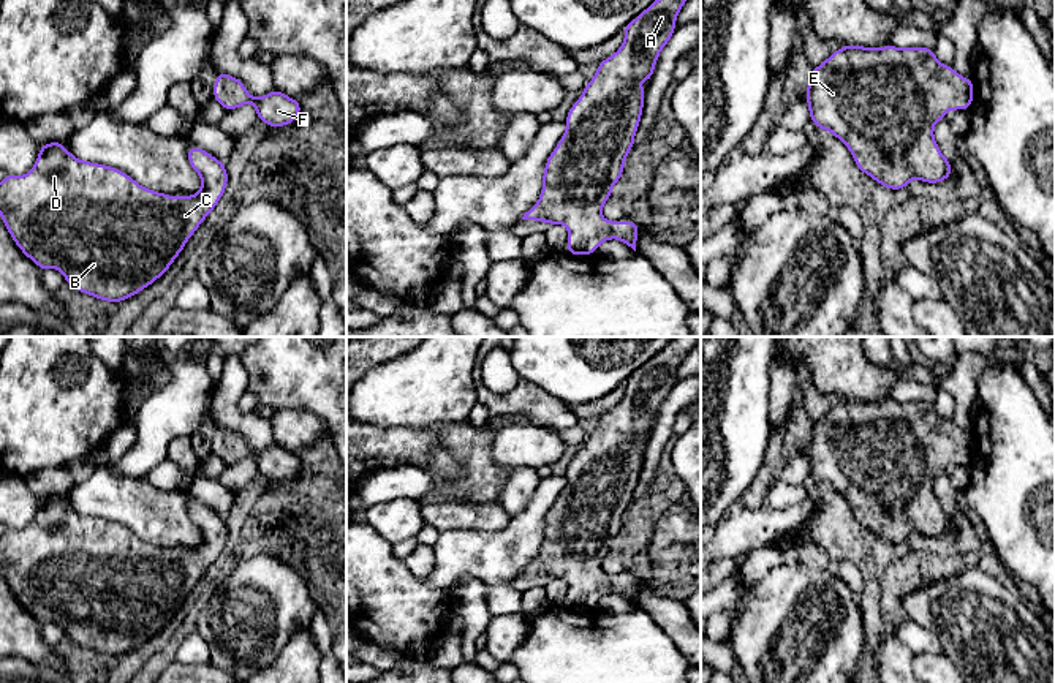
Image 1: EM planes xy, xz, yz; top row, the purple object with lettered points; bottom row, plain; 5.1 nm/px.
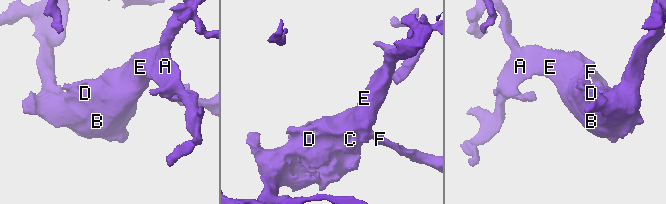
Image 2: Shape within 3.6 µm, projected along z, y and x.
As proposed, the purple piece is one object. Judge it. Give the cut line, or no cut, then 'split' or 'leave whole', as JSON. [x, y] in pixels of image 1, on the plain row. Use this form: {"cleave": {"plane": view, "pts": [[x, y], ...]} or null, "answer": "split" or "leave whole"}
{"cleave": null, "answer": "leave whole"}

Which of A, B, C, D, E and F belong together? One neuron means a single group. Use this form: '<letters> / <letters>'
A B C D E F

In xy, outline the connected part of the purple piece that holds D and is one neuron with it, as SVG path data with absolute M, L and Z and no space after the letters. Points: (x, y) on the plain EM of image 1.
M60 495L41 498L30 526L5 528L0 536L0 571L14 598L41 625L57 623L65 637L79 647L119 658L146 643L171 621L226 544L225 517L199 501L190 501L187 509L190 520L201 530L201 544L191 550L169 550L139 539L117 522L78 514Z

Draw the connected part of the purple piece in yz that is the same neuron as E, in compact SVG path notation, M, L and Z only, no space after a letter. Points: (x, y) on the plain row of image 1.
M841 400L826 416L810 425L810 441L805 441L810 474L838 492L851 506L856 520L879 539L889 544L906 542L914 533L925 538L947 534L952 522L949 512L941 509L933 482L951 463L970 463L974 438L959 428L952 421L943 419L935 406L924 400L916 402L864 402Z

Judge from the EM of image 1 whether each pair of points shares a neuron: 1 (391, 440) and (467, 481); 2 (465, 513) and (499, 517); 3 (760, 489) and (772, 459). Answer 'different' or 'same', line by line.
1: same
2: same
3: same

